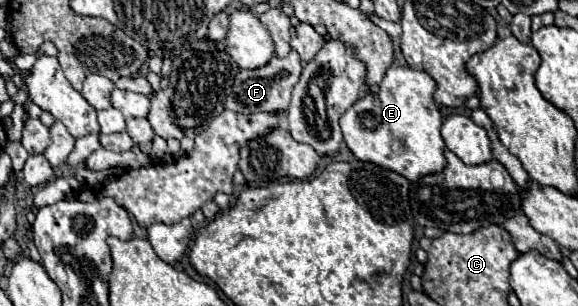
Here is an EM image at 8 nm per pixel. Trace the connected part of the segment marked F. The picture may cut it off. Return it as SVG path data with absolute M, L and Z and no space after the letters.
M291 51L287 57L279 59L273 57L267 65L251 71L239 71L235 75L235 83L231 89L231 95L225 101L225 109L251 115L251 113L273 113L273 115L283 115L287 111L291 91L297 85L301 77L301 59L297 51Z

